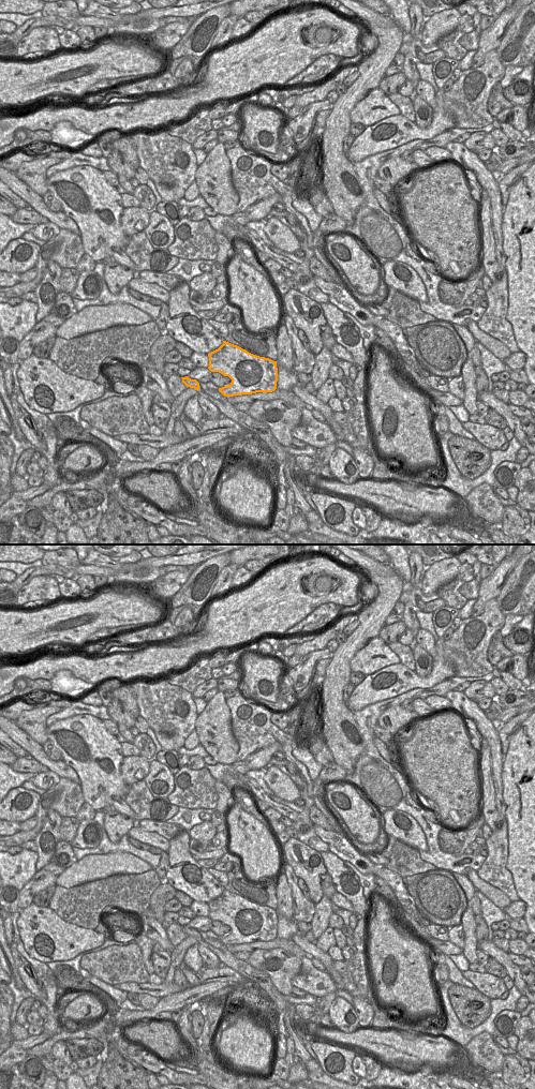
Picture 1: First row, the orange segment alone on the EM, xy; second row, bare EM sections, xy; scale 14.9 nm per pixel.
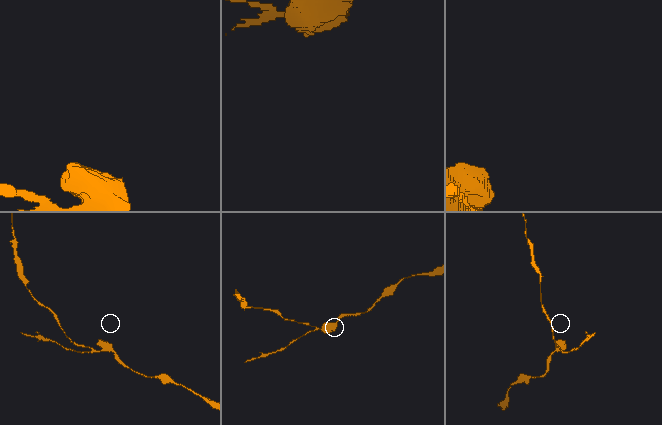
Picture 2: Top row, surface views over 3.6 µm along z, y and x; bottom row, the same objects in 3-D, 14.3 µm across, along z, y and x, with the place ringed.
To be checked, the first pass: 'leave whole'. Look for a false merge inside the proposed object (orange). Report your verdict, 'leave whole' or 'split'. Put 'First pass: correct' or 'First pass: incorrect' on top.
First pass: incorrect
split

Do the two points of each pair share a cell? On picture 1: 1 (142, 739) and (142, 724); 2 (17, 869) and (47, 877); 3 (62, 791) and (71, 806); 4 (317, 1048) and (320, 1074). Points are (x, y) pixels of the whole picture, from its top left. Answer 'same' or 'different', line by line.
1: different
2: different
3: same
4: different

